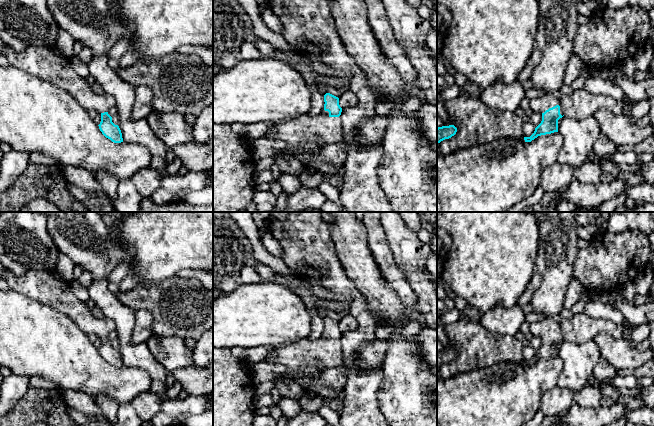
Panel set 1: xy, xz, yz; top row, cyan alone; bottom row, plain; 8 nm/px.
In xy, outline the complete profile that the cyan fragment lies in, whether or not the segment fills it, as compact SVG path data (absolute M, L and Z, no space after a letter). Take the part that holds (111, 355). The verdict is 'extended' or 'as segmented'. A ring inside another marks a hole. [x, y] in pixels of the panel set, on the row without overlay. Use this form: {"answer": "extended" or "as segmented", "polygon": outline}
{"answer": "extended", "polygon": "M8 268L1 277L9 289L47 304L67 315L86 335L96 334L101 338L98 349L102 358L114 367L123 366L118 349L112 346L108 335L115 330L113 320L97 319L86 303L73 293L70 285L56 271L28 270L16 276Z"}

